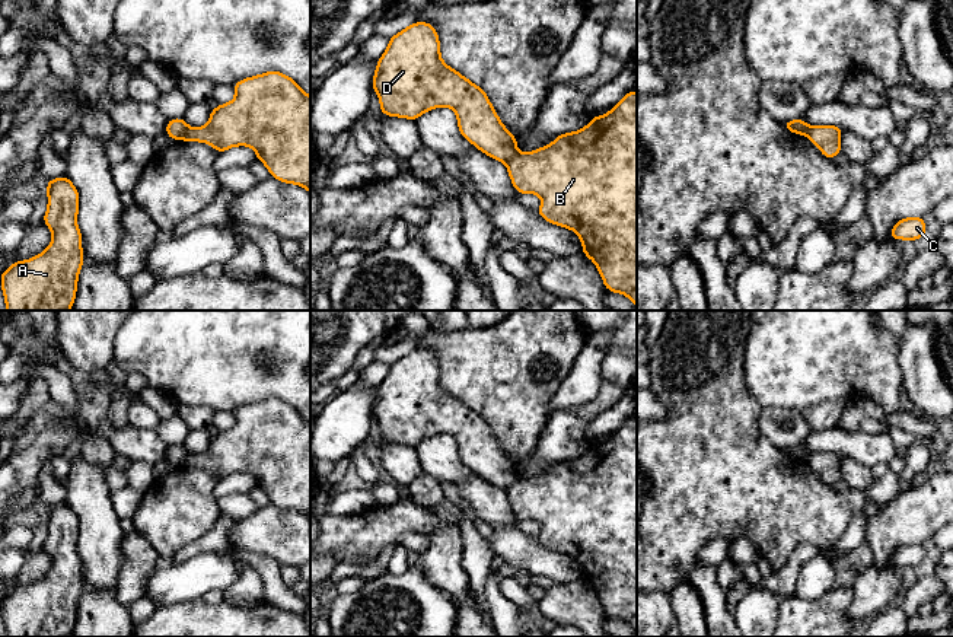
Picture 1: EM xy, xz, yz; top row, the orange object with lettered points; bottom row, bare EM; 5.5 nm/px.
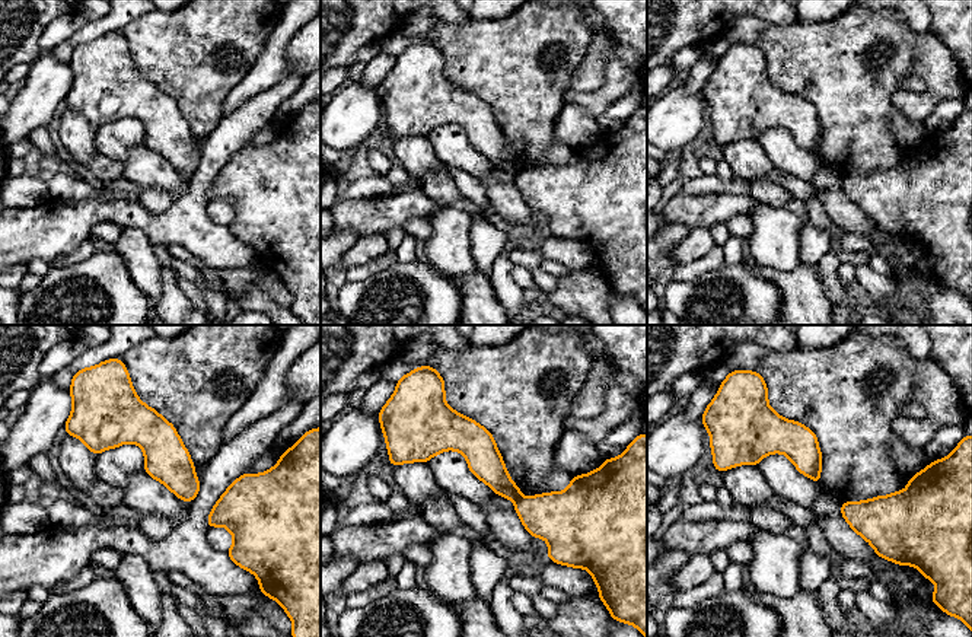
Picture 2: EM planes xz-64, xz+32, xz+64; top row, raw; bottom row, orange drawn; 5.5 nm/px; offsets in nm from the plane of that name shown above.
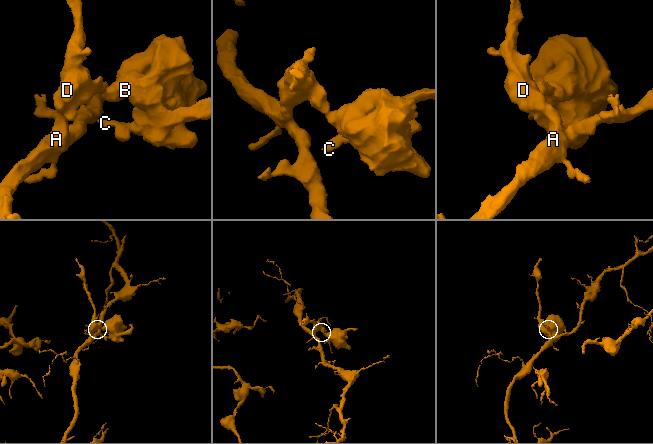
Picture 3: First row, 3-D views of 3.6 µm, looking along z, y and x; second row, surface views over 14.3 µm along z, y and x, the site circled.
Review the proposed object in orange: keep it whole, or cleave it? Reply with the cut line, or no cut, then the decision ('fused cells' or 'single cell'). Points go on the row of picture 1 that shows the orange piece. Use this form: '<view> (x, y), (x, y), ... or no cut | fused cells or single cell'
xy (190, 127), (181, 139) | fused cells

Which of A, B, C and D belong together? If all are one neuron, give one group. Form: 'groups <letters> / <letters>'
groups A D / B C

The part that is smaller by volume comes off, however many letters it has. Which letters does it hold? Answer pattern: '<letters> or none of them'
B, C

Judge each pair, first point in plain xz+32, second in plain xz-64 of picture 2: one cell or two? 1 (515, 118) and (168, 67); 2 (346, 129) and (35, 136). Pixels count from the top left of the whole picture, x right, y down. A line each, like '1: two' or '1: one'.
1: one
2: two

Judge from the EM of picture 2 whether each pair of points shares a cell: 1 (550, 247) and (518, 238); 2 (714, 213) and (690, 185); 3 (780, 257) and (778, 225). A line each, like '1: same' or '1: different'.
1: same
2: different
3: same

